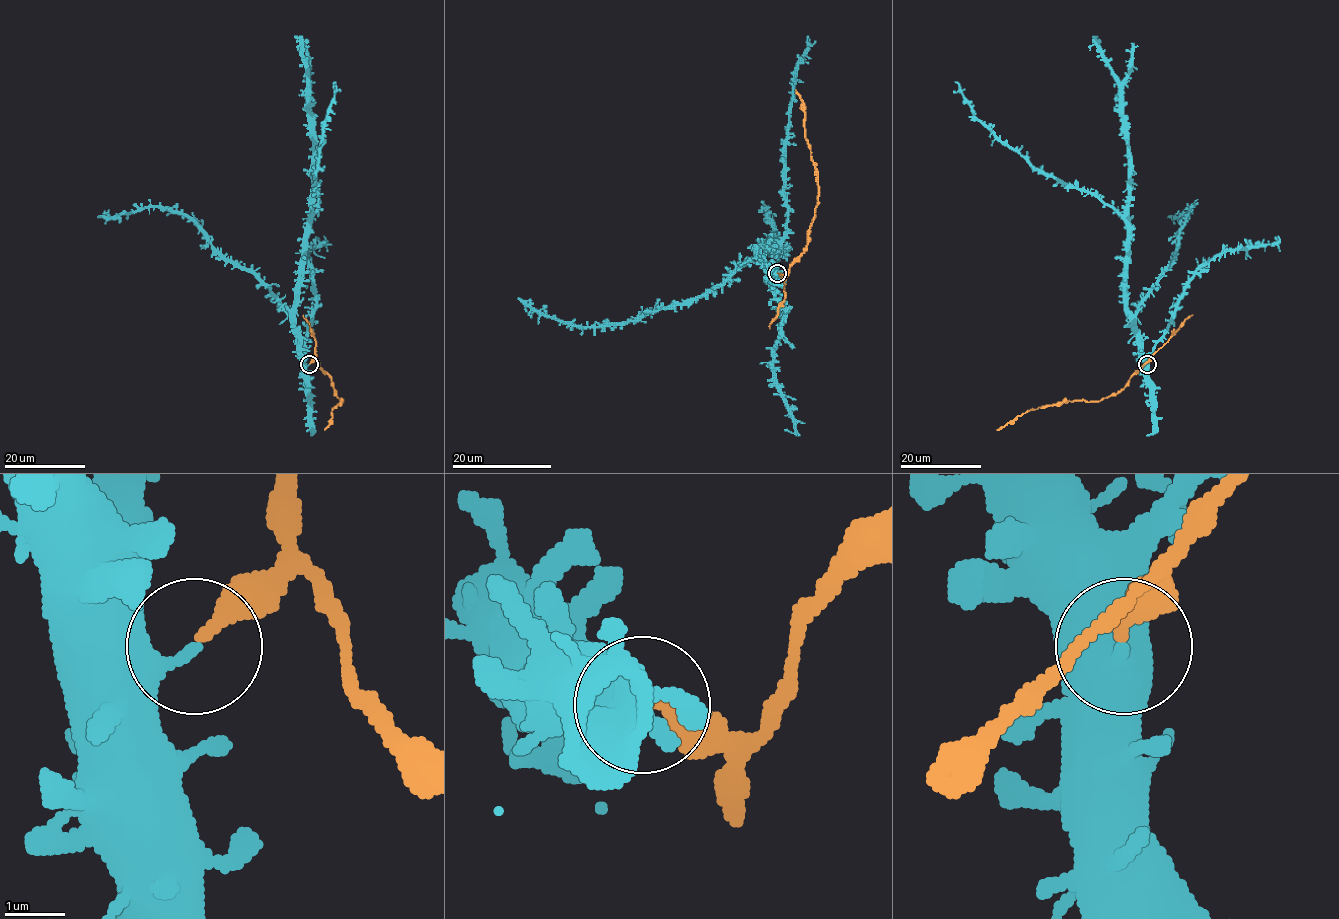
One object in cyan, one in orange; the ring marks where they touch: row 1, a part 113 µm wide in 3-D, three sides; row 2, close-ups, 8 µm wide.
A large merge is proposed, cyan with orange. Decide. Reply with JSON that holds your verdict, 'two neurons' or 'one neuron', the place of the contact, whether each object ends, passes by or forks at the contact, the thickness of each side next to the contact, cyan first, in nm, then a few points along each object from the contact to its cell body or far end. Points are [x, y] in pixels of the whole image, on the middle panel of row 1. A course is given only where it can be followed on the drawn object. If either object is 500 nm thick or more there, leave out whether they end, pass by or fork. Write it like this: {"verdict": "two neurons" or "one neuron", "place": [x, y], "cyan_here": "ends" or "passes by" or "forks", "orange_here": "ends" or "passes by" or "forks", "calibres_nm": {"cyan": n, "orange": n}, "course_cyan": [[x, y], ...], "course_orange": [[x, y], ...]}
{"verdict": "two neurons", "place": [777, 273], "cyan_here": "ends", "orange_here": "ends", "calibres_nm": {"cyan": 300, "orange": 280}, "course_cyan": [[777, 273], [760, 257], [760, 249], [775, 248], [786, 232], [788, 107], [793, 72], [806, 54], [808, 37]], "course_orange": [[777, 273], [786, 275], [804, 250], [818, 201], [817, 170], [806, 138], [804, 104], [796, 89]]}

